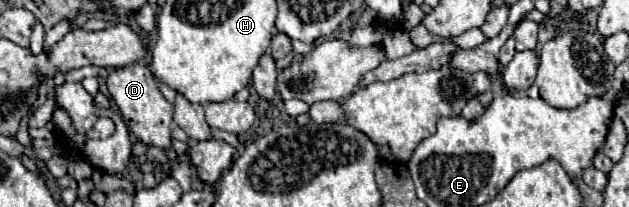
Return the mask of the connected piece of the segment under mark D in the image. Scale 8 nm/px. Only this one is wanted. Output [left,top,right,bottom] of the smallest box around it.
[108,64,172,150]

